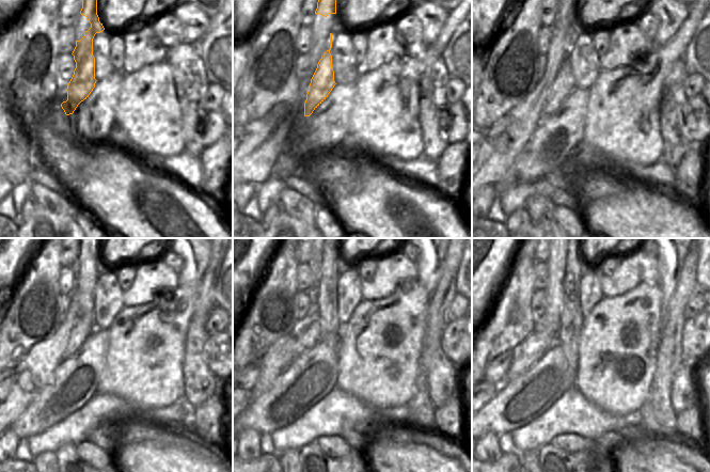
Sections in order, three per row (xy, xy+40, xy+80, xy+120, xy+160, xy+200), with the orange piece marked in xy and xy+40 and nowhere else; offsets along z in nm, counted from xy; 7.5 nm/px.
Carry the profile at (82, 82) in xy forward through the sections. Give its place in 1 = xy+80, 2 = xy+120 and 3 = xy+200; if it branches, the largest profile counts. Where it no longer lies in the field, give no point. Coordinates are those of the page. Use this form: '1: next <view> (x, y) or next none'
1: next xy+80 (564, 83)
2: next xy+120 (84, 326)
3: next xy+200 (530, 350)

